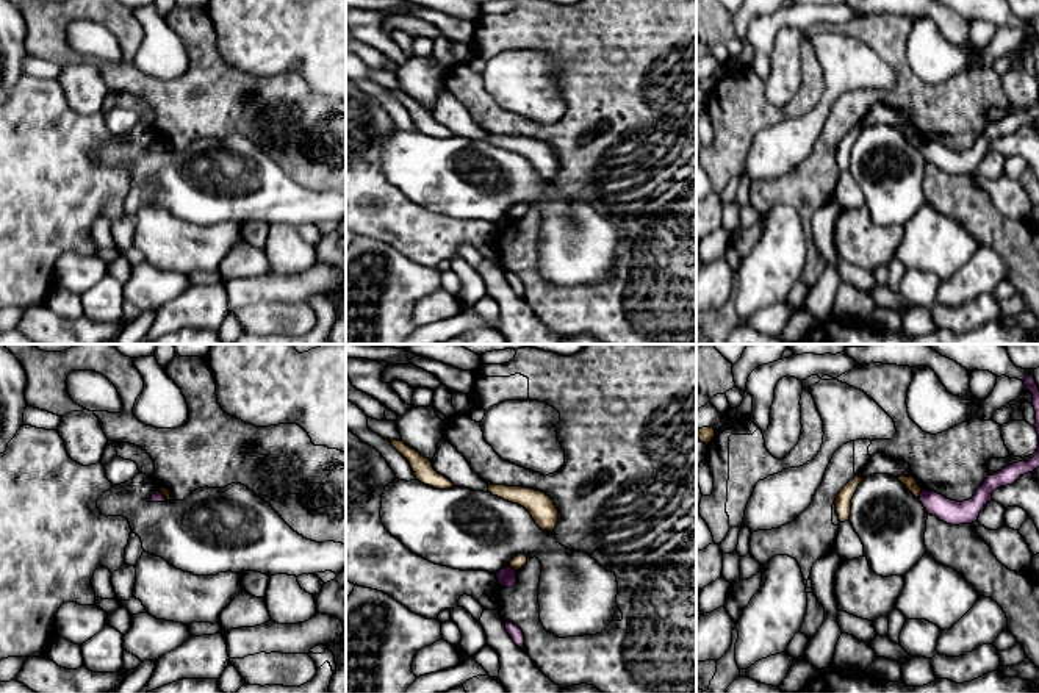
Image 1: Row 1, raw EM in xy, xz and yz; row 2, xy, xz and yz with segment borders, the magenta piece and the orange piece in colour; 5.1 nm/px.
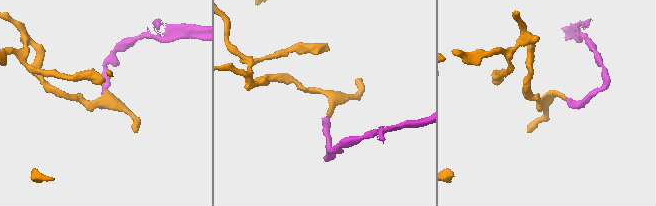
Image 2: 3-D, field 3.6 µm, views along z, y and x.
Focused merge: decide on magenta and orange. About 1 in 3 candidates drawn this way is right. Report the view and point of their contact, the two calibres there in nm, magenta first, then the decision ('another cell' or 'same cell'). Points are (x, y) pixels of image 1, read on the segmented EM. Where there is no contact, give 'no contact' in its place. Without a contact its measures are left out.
contact yz (920, 495); calibres 120 and 70 nm; another cell

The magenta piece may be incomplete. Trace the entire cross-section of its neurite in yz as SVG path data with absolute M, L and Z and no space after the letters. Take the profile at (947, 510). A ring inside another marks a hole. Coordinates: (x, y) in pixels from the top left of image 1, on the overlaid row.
M1039 447L1036 452L1037 454L1033 458L1008 465L1001 471L989 476L969 501L956 502L936 491L925 490L922 490L919 499L926 508L928 515L937 516L947 524L972 524L978 521L980 512L987 502L992 501L992 493L997 488L1012 485L1020 476L1033 472L1039 468Z

